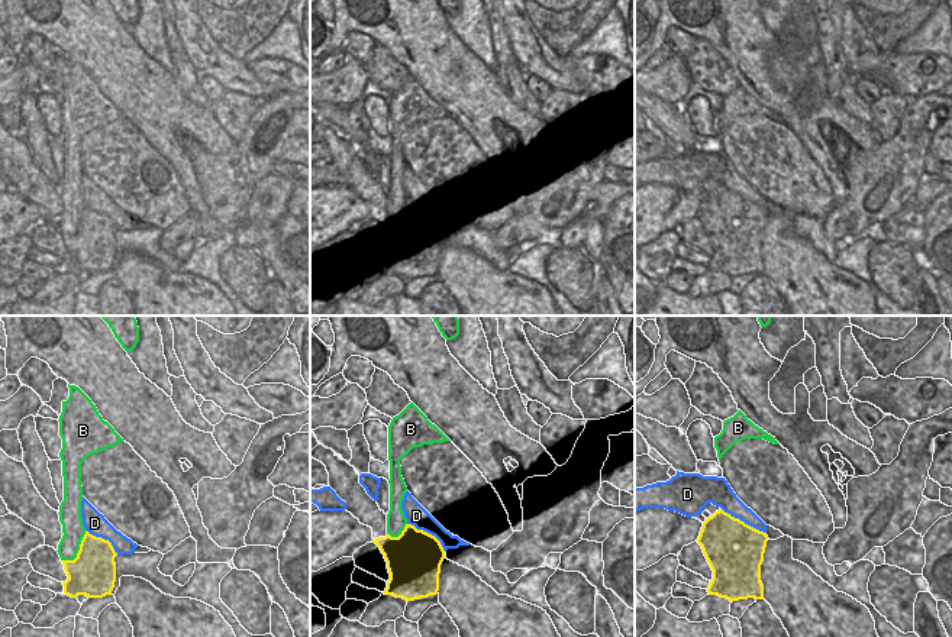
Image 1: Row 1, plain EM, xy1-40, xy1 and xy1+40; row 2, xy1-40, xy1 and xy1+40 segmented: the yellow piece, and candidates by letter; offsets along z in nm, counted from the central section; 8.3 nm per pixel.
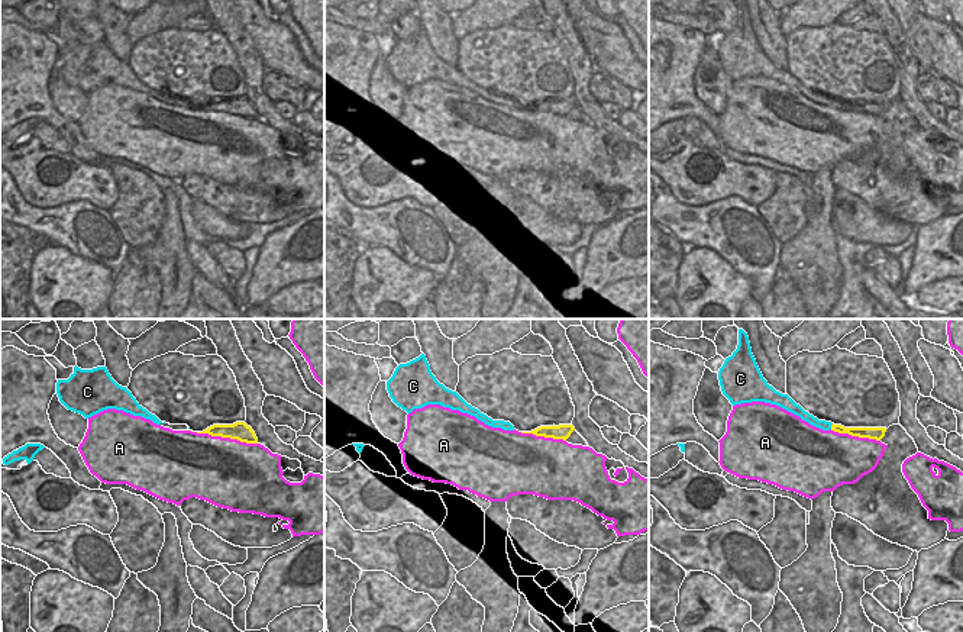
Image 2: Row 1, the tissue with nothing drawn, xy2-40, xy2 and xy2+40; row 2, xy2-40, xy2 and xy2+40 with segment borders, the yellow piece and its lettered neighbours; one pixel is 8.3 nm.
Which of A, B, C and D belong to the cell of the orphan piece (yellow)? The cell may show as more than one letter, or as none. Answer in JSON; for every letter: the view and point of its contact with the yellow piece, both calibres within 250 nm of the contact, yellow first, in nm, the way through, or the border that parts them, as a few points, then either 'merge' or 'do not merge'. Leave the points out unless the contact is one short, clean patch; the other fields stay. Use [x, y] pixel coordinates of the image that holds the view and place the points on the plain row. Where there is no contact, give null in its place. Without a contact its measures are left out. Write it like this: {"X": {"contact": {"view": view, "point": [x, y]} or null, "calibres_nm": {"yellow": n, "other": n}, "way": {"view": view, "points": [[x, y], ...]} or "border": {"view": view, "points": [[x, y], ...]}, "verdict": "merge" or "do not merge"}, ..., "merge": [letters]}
{"A": {"contact": {"view": "xy2-40", "point": [226, 112]}, "calibres_nm": {"yellow": 150, "other": 480}, "verdict": "do not merge"}, "B": {"contact": {"view": "xy1-40", "point": [78, 226]}, "calibres_nm": {"yellow": 380, "other": 180}, "verdict": "do not merge"}, "C": {"contact": {"view": "xy2+40", "point": [831, 102]}, "calibres_nm": {"yellow": 90, "other": 80}, "way": {"view": "xy2+40", "points": [[860, 107], [831, 102], [817, 99], [804, 90]]}, "verdict": "merge"}, "D": {"contact": {"view": "xy1+40", "point": [742, 197]}, "calibres_nm": {"yellow": 480, "other": 170}, "verdict": "do not merge"}, "merge": ["C"]}

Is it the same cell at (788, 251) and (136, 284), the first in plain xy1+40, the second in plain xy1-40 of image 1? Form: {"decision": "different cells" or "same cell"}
{"decision": "same cell"}

